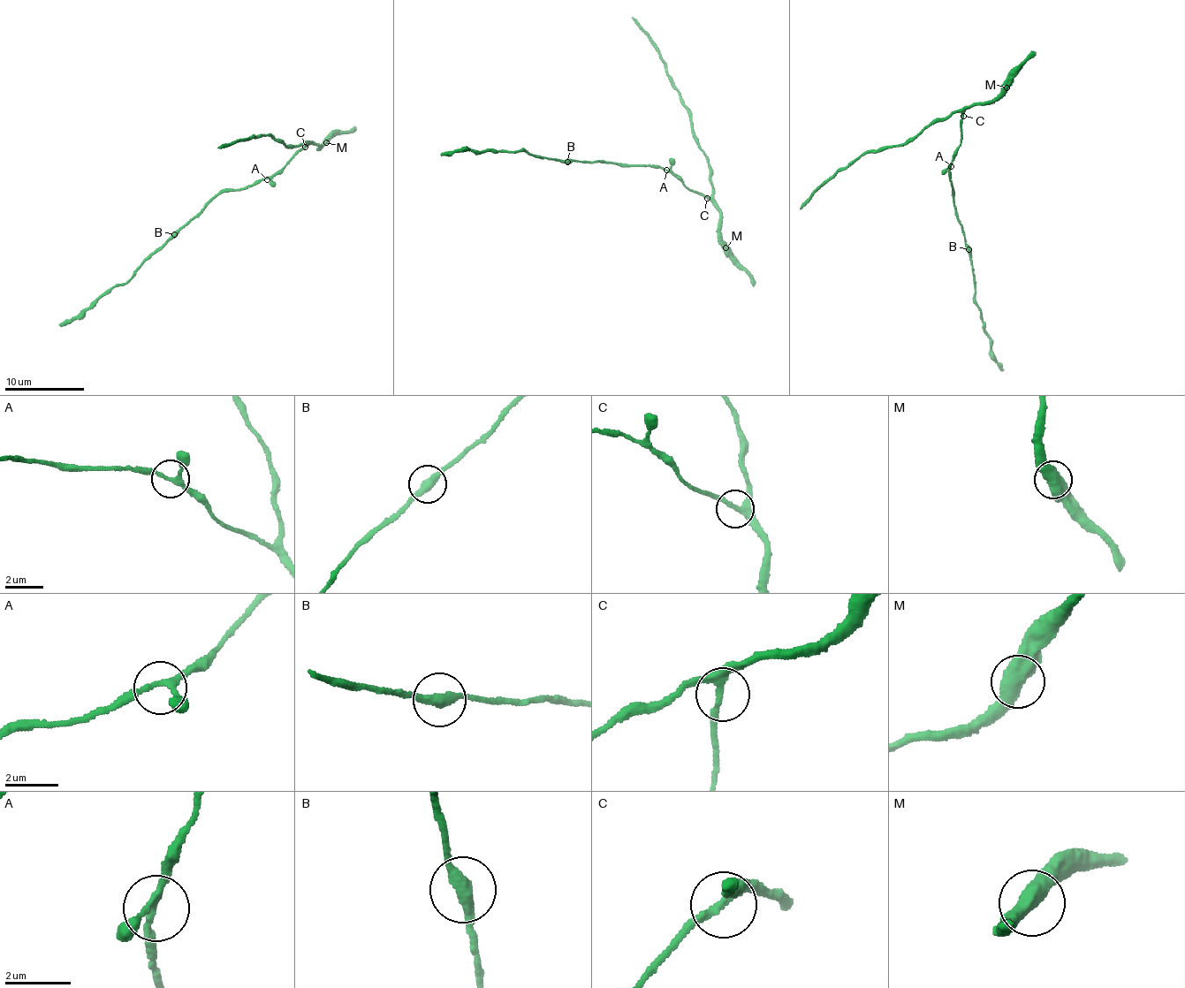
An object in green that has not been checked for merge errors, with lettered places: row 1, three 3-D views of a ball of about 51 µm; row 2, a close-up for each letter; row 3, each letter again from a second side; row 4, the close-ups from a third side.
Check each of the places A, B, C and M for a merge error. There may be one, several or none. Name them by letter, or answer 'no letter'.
no letter

